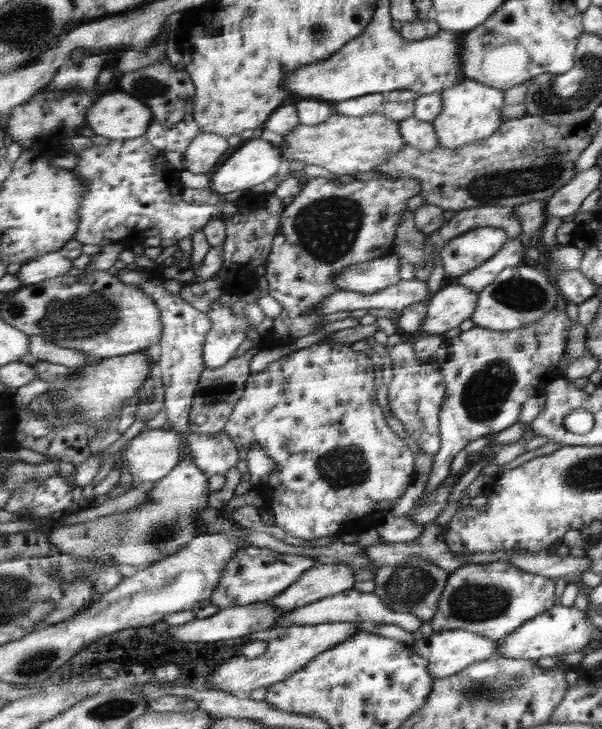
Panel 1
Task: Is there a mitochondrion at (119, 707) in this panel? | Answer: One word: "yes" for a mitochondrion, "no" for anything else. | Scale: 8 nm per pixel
yes

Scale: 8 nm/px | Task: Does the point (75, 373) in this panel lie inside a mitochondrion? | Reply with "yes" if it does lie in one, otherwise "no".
no

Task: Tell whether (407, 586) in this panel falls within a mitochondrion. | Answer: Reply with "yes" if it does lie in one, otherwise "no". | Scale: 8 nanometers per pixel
yes

